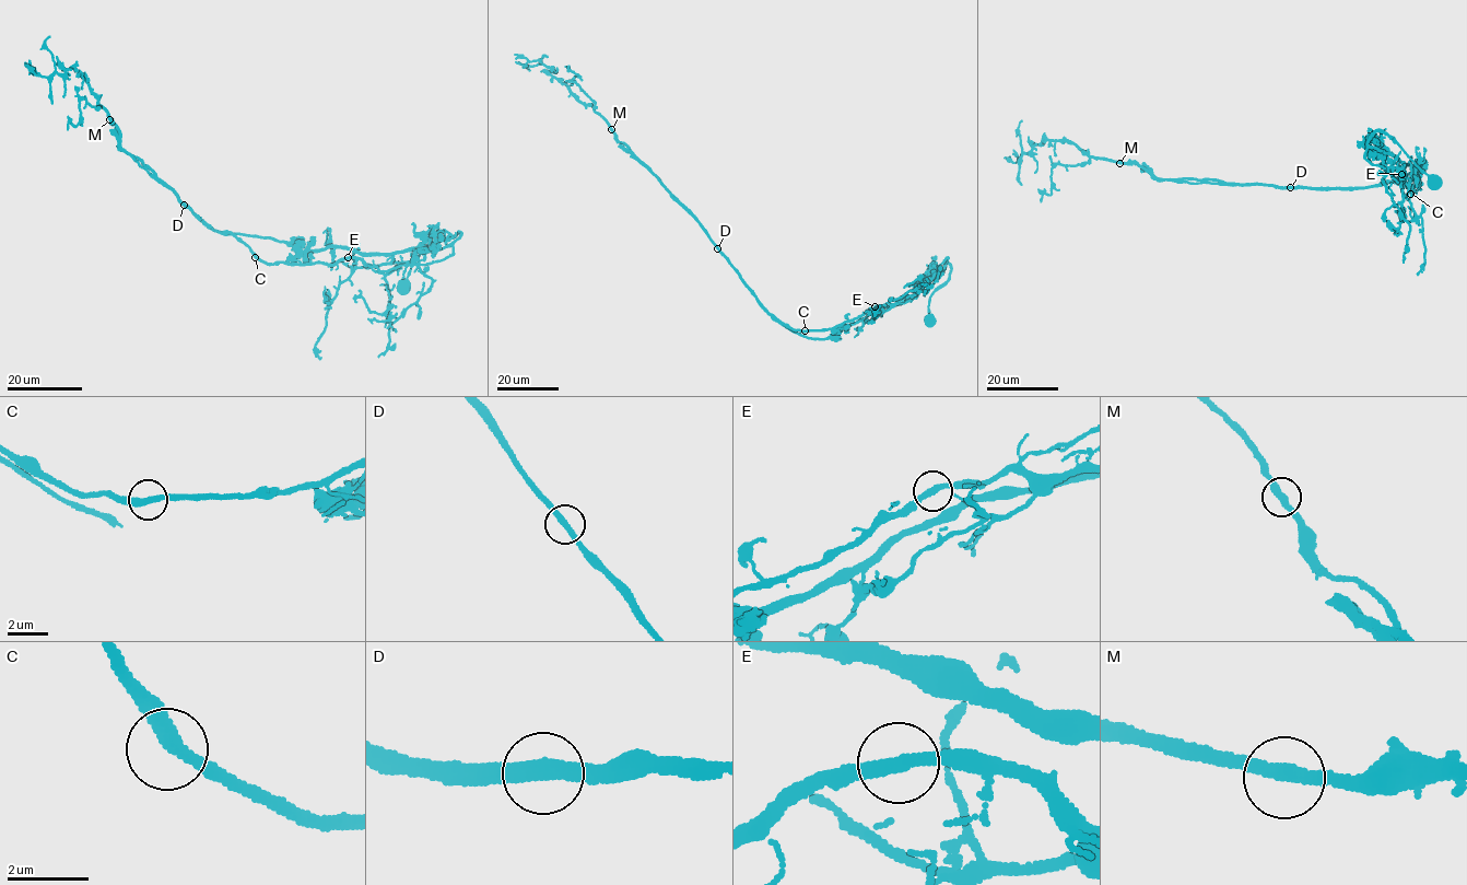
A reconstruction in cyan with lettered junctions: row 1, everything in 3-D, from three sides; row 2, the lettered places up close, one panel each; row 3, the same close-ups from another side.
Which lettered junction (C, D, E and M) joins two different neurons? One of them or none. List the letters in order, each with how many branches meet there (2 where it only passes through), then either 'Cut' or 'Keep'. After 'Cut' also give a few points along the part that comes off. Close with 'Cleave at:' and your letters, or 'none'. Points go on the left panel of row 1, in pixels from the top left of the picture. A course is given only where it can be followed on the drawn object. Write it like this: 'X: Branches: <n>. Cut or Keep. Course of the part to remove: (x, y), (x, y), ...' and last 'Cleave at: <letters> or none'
C: Branches: 2. Keep
D: Branches: 2. Cut. Course of the part to remove: (184, 205), (226, 234), (288, 242), (303, 251), (441, 248), (460, 232), (432, 242)
E: Branches: 2. Keep
M: Branches: 2. Keep
Cleave at: D

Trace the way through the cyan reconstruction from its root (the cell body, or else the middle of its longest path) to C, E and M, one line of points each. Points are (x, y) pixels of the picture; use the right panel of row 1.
C: (1434, 183), (1436, 177), (1422, 172), (1394, 138), (1375, 131), (1368, 146), (1410, 166), (1418, 183), (1410, 194)
E: (1434, 183), (1394, 138), (1375, 131), (1368, 146), (1386, 152), (1395, 179), (1401, 174)
M: (1434, 183), (1377, 131), (1368, 146), (1412, 175), (1421, 170), (1325, 189), (1160, 179), (1119, 163)

